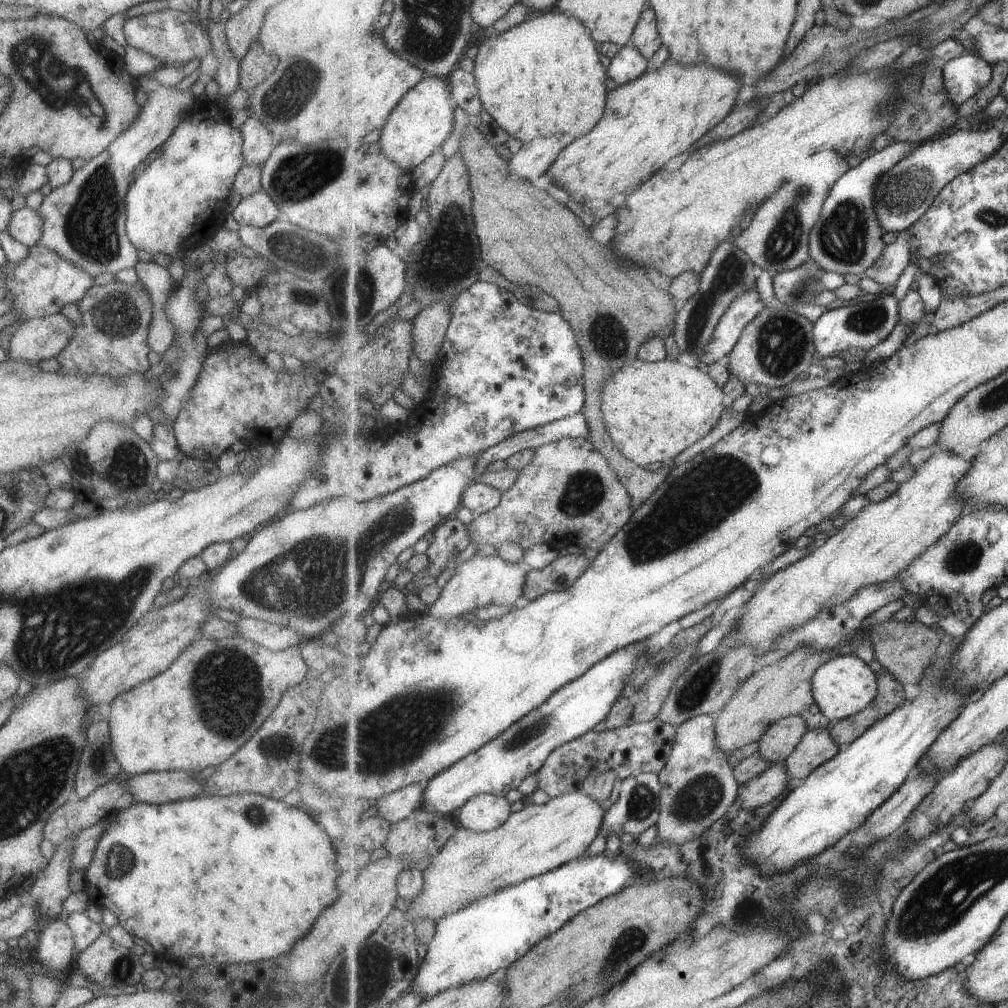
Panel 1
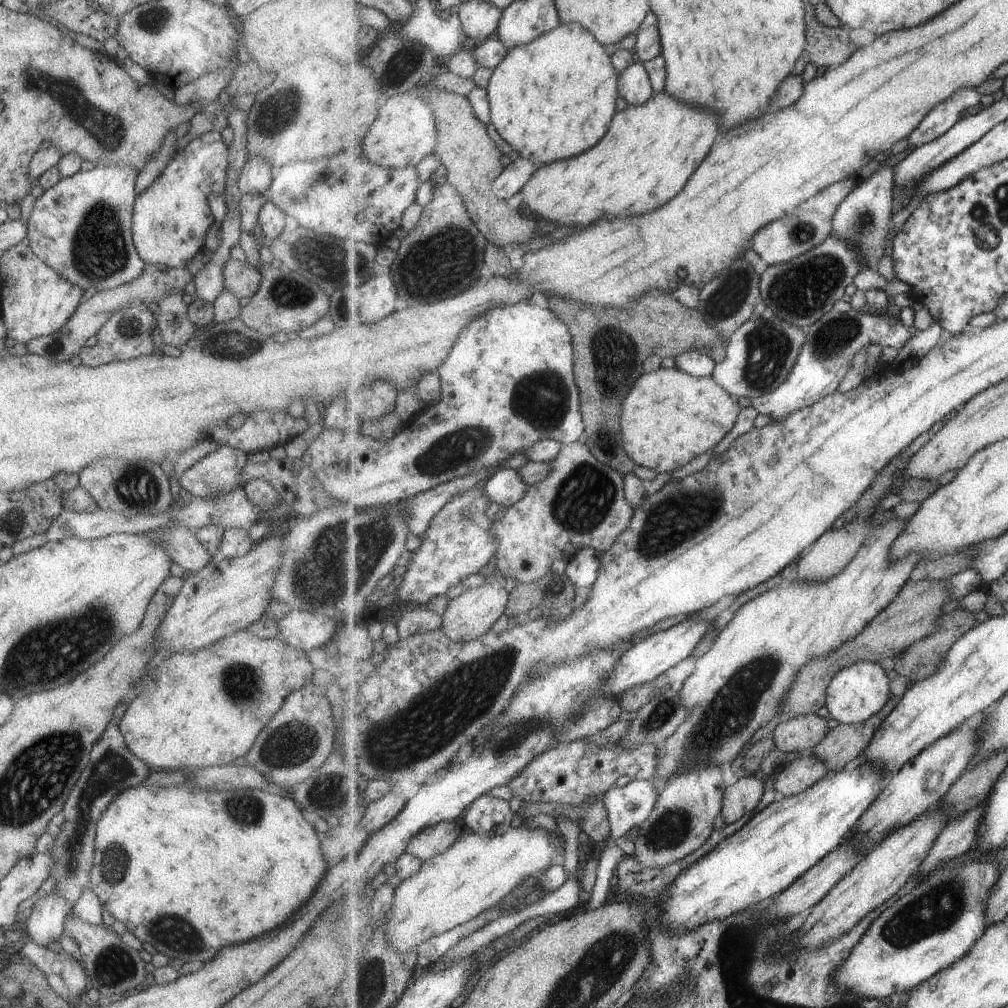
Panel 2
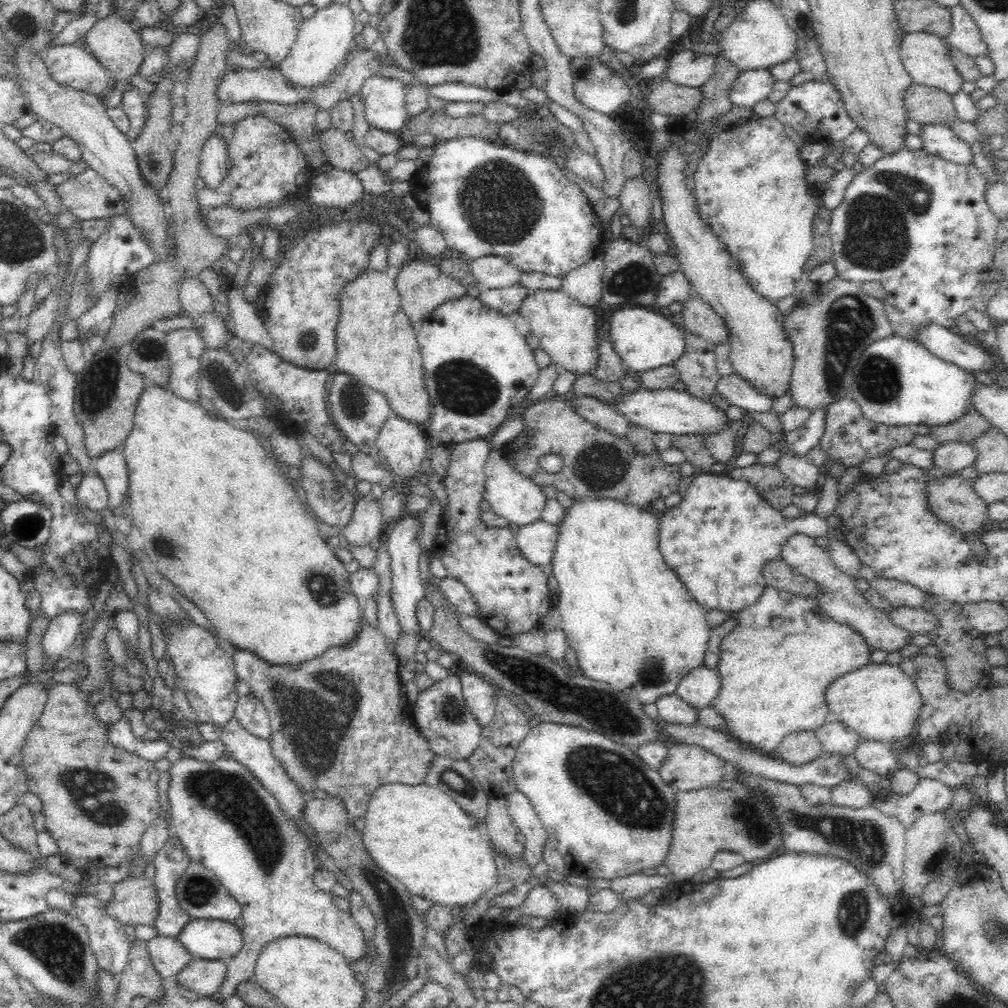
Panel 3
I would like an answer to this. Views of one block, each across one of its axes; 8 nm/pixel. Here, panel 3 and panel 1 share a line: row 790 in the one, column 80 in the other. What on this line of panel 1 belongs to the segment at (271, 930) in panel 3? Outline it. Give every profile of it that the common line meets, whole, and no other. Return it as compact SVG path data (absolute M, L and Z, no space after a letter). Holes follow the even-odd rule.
M153 73L136 80L138 88L147 94L147 99L134 121L103 152L72 171L71 178L65 184L52 188L36 209L36 215L42 222L36 244L54 252L93 278L103 272L115 276L119 270L134 268L138 263L137 250L127 238L124 227L124 200L135 166L140 166L151 151L164 144L179 124L181 114L194 104L196 98L189 89L181 91L175 86L162 85L155 80Z

